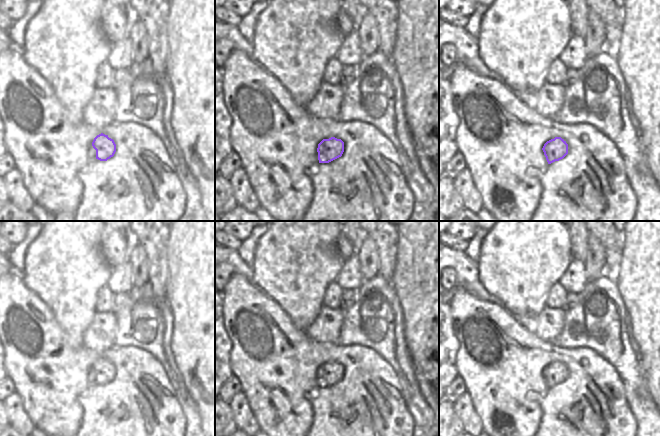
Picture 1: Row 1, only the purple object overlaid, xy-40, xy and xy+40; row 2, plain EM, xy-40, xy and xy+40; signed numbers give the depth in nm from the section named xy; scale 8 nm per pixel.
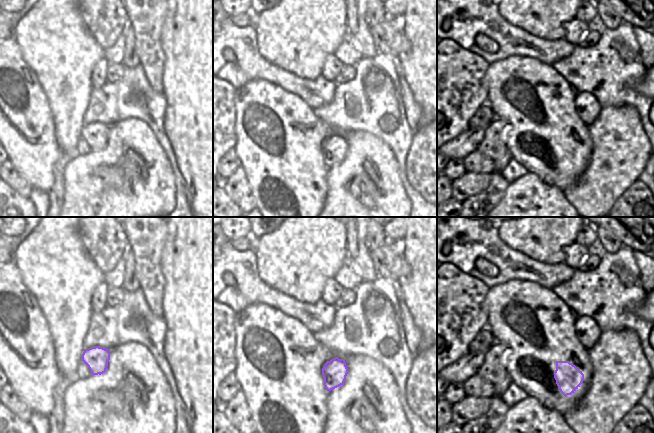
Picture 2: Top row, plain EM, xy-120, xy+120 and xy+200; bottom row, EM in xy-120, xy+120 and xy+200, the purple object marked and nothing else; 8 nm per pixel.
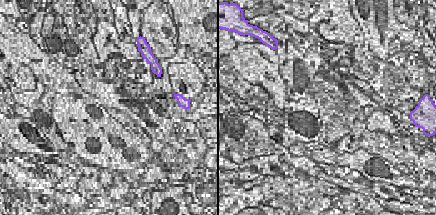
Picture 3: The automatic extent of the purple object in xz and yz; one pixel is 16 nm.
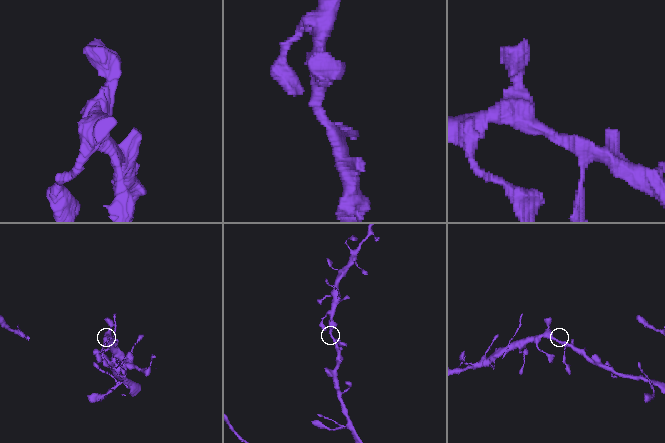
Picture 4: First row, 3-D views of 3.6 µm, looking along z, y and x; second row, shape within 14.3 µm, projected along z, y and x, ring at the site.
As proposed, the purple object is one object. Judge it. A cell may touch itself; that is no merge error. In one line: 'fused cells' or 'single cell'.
single cell

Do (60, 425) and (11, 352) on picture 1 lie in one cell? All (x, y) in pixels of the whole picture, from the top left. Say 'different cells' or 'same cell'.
same cell

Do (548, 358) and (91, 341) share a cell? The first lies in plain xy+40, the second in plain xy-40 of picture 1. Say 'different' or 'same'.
different

